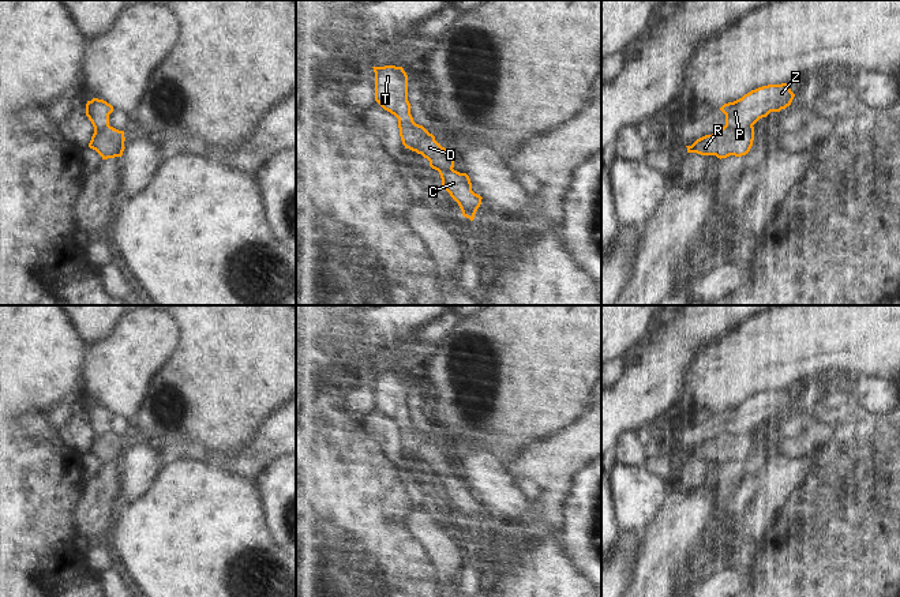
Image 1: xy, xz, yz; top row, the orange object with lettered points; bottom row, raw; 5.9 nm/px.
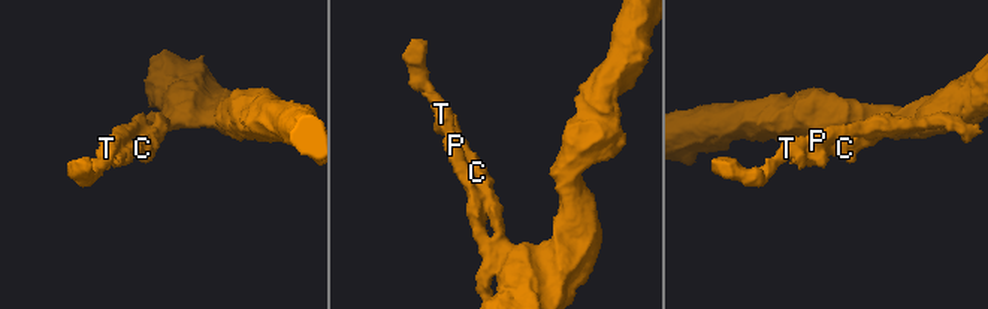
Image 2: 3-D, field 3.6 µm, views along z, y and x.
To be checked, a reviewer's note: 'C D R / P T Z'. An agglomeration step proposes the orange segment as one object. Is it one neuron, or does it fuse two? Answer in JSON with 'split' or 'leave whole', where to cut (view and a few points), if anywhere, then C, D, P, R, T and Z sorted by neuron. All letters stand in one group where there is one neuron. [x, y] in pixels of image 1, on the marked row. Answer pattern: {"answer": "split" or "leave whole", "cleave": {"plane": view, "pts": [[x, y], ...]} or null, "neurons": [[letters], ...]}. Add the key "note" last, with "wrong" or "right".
{"answer": "split", "cleave": {"plane": "xz", "pts": [[413, 123], [415, 150]]}, "neurons": [["C", "D", "R"], ["P", "T", "Z"]], "note": "right"}

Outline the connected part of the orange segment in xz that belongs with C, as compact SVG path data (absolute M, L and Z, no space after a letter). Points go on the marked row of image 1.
M415 123L417 139L416 153L430 161L430 166L439 172L442 187L458 203L462 215L473 221L477 209L481 204L481 196L472 191L472 183L466 173L454 170L454 157L451 149L442 147L432 134L423 125Z

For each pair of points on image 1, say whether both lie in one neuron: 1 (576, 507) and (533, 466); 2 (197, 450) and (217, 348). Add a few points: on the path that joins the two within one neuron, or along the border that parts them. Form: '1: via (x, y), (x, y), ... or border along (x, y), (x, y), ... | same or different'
1: border along (581, 469), (573, 480), (562, 530) | different
2: border along (191, 442), (214, 451) | different

